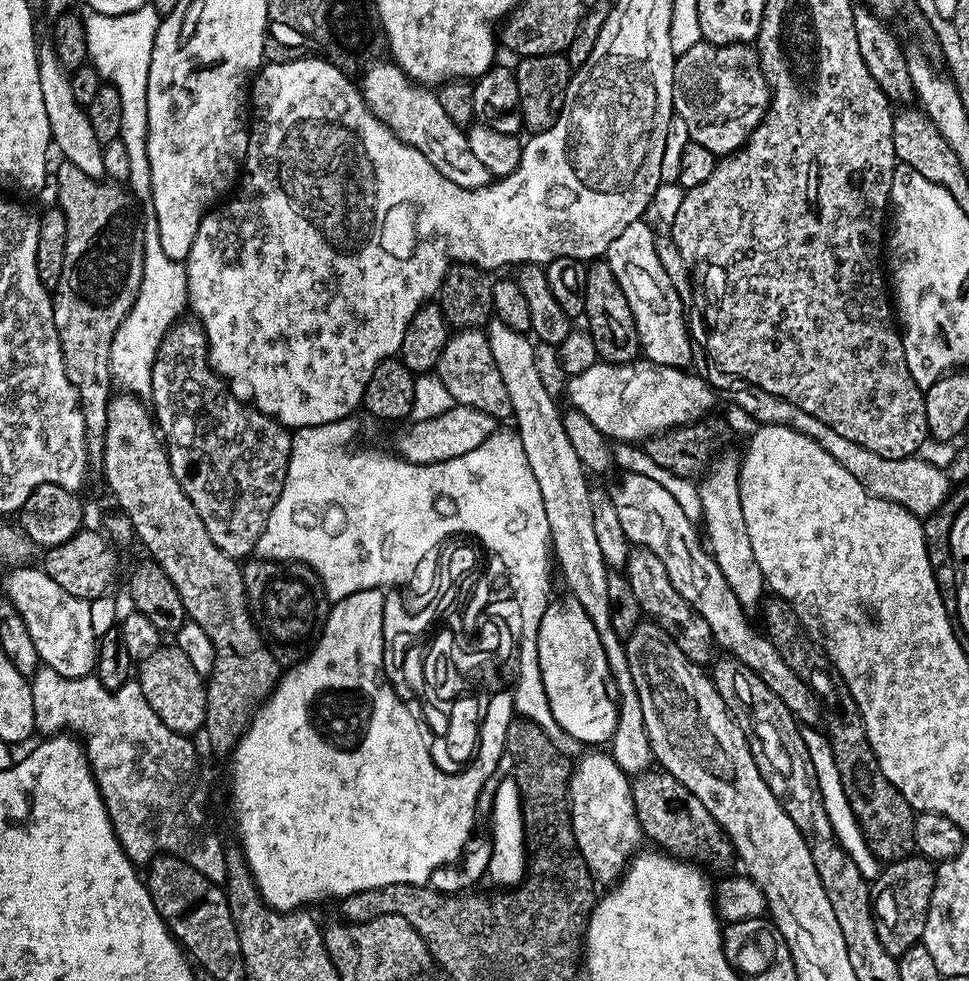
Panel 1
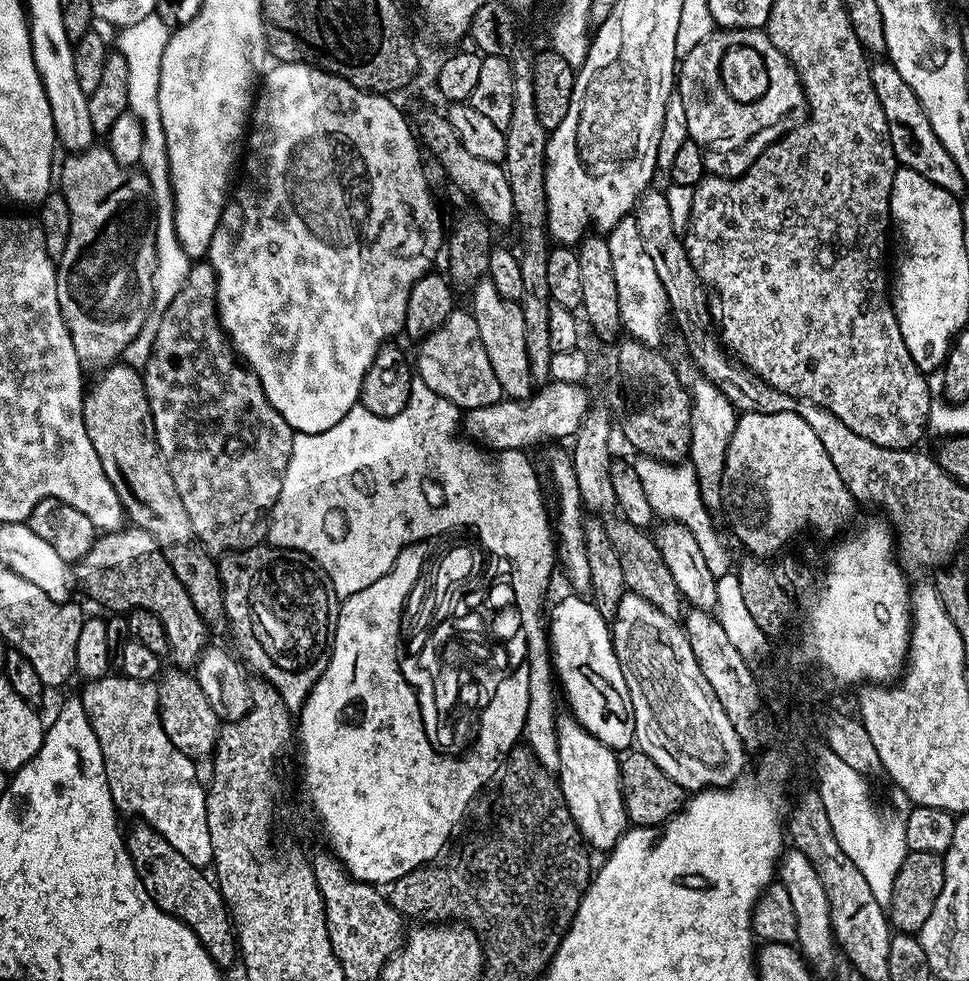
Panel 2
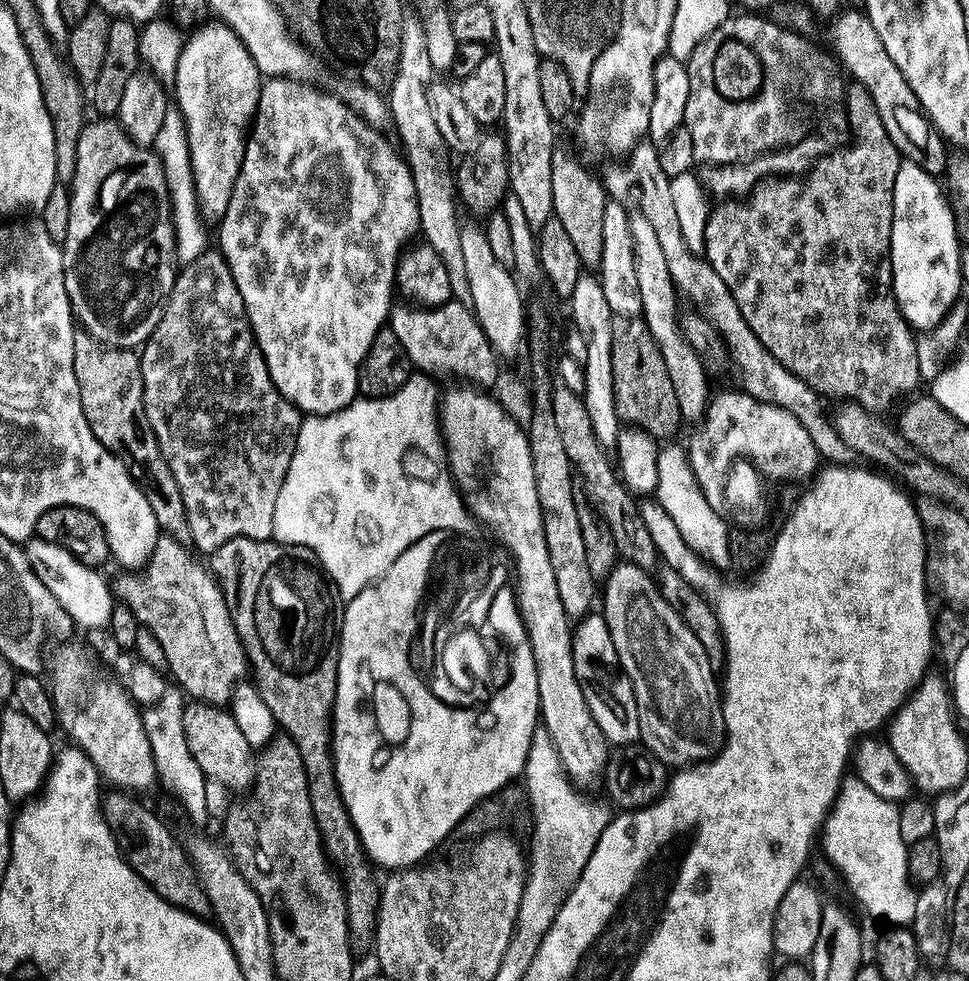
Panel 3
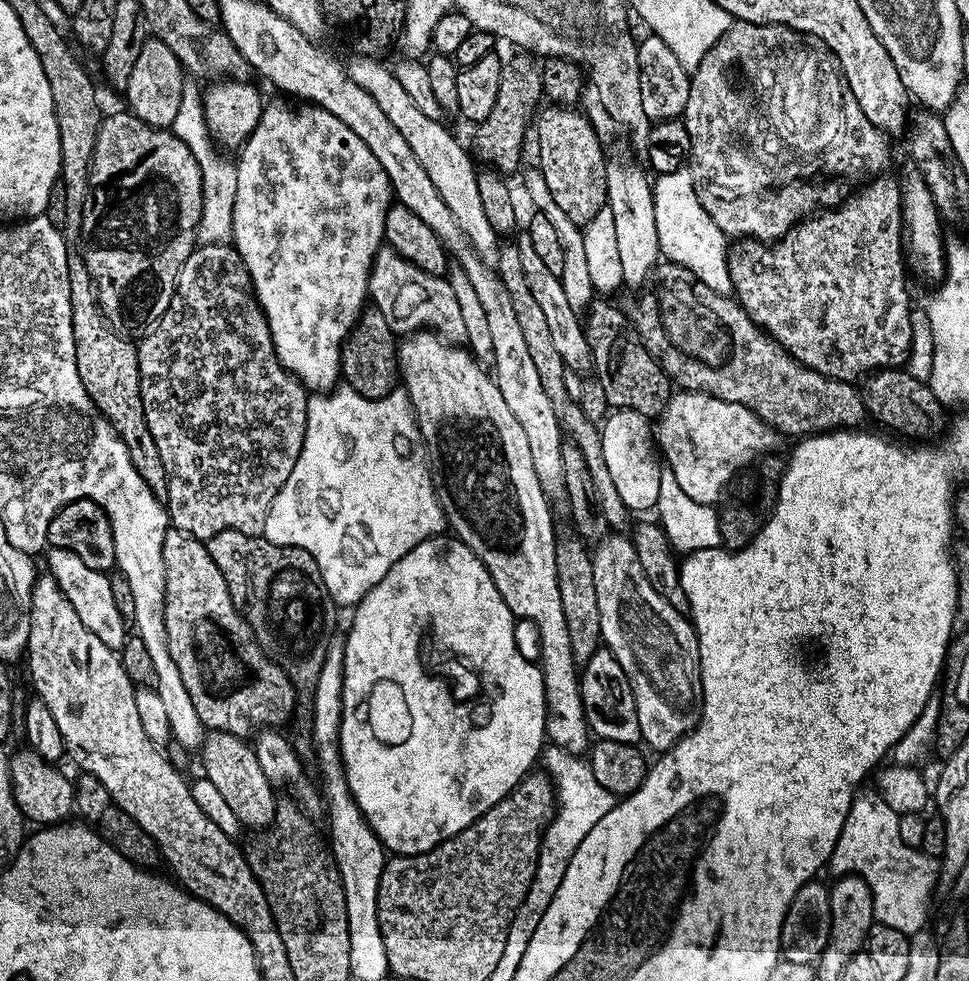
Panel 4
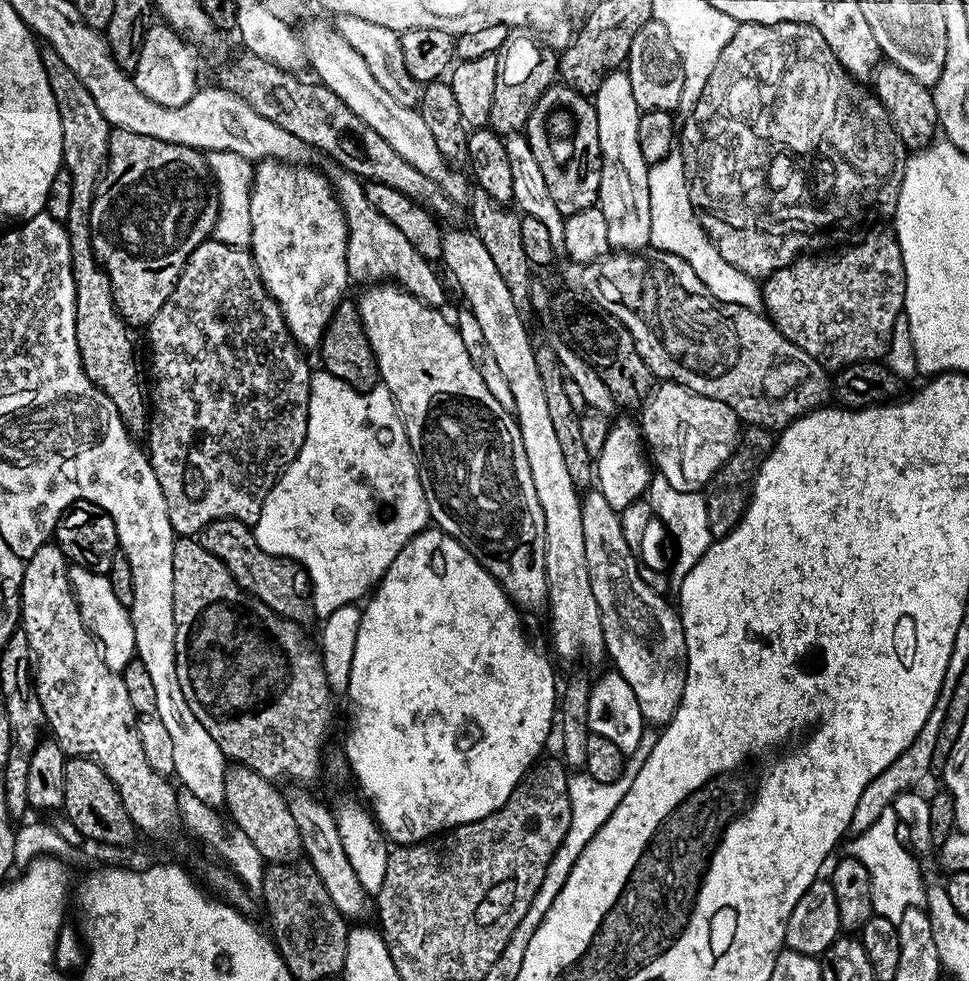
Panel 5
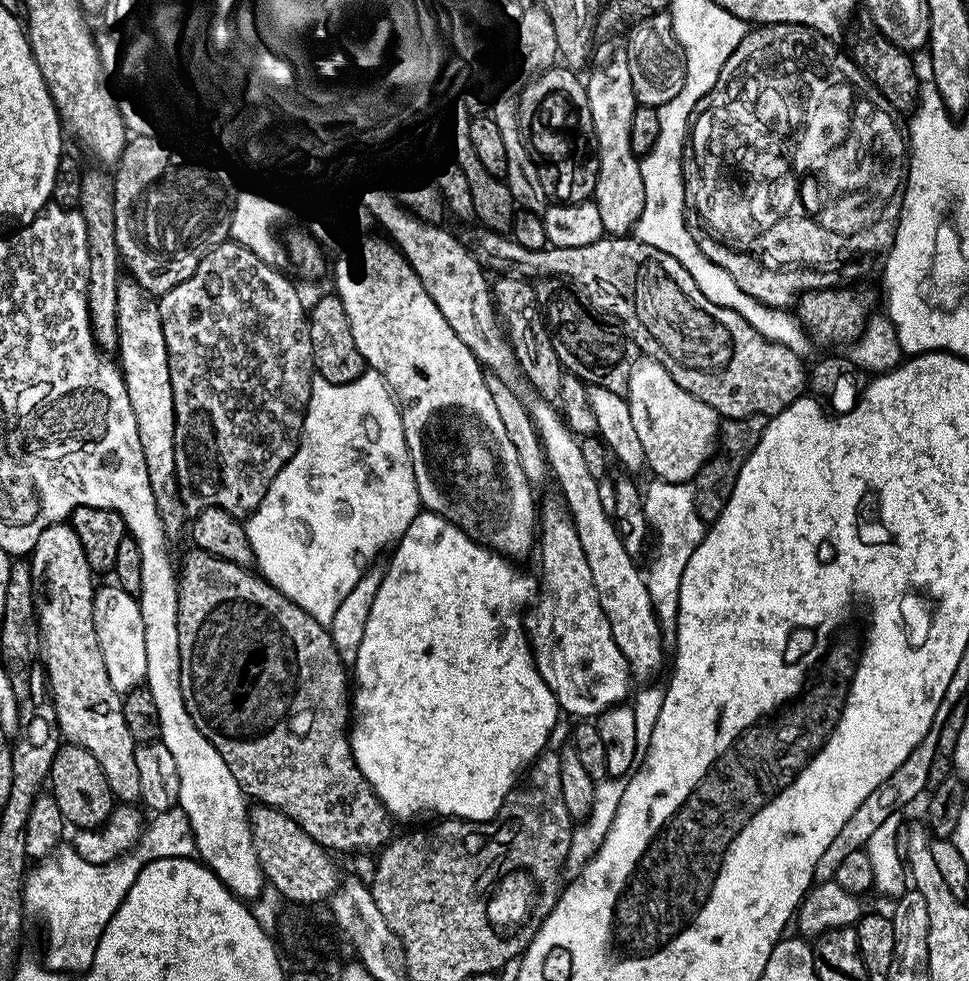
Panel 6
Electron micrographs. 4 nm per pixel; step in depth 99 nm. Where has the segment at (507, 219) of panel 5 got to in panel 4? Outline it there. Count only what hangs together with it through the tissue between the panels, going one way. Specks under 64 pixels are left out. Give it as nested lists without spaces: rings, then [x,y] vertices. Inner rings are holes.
[[[501,243],[498,262],[495,264],[494,270],[500,277],[502,286],[506,286],[506,294],[510,294],[514,314],[518,317],[518,326],[522,329],[522,339],[526,341],[530,359],[534,361],[534,366],[538,369],[538,378],[542,381],[542,390],[546,390],[546,398],[550,398],[550,407],[554,410],[554,418],[558,420],[561,433],[567,440],[574,442],[574,446],[578,446],[578,450],[582,450],[582,455],[586,458],[586,467],[590,469],[590,474],[594,478],[596,500],[600,503],[600,515],[604,517],[605,525],[612,530],[624,530],[624,527],[627,529],[630,511],[623,504],[621,495],[618,494],[617,487],[614,486],[613,479],[610,478],[609,467],[606,466],[605,459],[602,456],[601,429],[590,422],[590,418],[586,418],[586,414],[582,414],[582,406],[579,400],[570,398],[570,394],[566,394],[566,386],[570,376],[562,362],[562,354],[558,354],[558,349],[554,347],[544,313],[538,307],[538,301],[534,299],[534,294],[530,290],[530,282],[526,282],[526,274],[522,271],[519,243]]]

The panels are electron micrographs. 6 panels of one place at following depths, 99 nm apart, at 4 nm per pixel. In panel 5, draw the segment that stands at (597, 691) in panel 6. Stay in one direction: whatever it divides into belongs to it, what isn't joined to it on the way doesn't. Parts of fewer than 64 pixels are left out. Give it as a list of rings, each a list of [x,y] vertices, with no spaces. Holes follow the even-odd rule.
[[[448,230],[444,232],[444,241],[442,242],[442,264],[445,264],[445,266],[448,267],[450,271],[452,271],[453,278],[456,279],[457,284],[460,286],[461,292],[464,294],[465,300],[468,302],[468,304],[466,304],[467,311],[470,311],[474,314],[474,318],[478,322],[478,326],[480,327],[480,329],[482,329],[482,335],[486,337],[486,342],[490,345],[490,350],[494,354],[494,359],[496,359],[496,361],[498,362],[498,366],[500,367],[500,369],[502,369],[502,374],[506,378],[506,383],[510,386],[510,394],[514,394],[514,406],[516,407],[514,415],[516,417],[516,425],[519,426],[520,433],[522,434],[522,446],[526,450],[526,462],[530,462],[530,478],[534,478],[534,490],[538,494],[539,504],[542,505],[542,518],[546,518],[546,550],[544,551],[544,557],[546,558],[546,586],[548,587],[548,602],[546,605],[546,613],[548,612],[548,620],[550,623],[552,623],[552,648],[564,660],[585,660],[585,662],[588,664],[596,664],[599,662],[600,659],[602,661],[605,659],[606,653],[604,650],[604,635],[602,634],[602,618],[600,617],[600,611],[598,610],[598,602],[594,598],[594,590],[590,586],[590,570],[586,566],[586,537],[584,537],[582,534],[582,506],[580,505],[582,496],[581,493],[574,486],[574,482],[570,482],[570,474],[566,471],[566,458],[562,458],[562,450],[558,443],[558,437],[556,437],[556,431],[554,430],[554,426],[552,425],[549,410],[546,407],[546,393],[544,393],[542,390],[542,374],[538,374],[538,362],[536,361],[534,340],[531,340],[531,338],[528,337],[528,328],[526,325],[524,325],[525,317],[518,310],[518,306],[514,306],[514,298],[510,298],[510,290],[506,287],[506,281],[504,281],[504,279],[502,278],[502,274],[498,274],[498,266],[494,266],[494,258],[490,258],[490,253],[486,251],[486,246],[482,246],[482,242],[477,238],[475,231],[467,231],[468,232],[450,232],[450,230]]]

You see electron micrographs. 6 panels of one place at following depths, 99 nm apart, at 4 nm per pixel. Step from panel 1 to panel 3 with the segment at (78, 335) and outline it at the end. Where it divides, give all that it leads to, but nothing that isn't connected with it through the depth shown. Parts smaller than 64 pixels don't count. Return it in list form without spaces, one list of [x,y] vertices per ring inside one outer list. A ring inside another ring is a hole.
[[[116,118],[89,119],[82,130],[82,138],[78,138],[78,162],[74,168],[74,178],[70,181],[70,227],[66,230],[66,238],[62,242],[64,253],[64,281],[66,294],[70,298],[73,317],[79,327],[88,332],[98,342],[109,344],[112,348],[139,349],[145,340],[150,338],[154,326],[164,313],[166,302],[172,293],[176,281],[178,261],[176,258],[176,235],[172,221],[172,199],[164,173],[164,163],[151,147],[136,144],[128,136],[127,131]]]

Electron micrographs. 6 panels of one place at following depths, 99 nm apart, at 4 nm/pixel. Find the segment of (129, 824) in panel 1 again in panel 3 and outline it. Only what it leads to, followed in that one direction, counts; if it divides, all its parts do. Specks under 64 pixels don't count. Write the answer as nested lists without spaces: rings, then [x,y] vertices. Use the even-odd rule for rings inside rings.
[[[168,682],[162,698],[154,707],[147,707],[142,714],[147,740],[151,744],[152,757],[159,783],[184,803],[184,808],[194,819],[205,819],[208,807],[204,797],[205,777],[198,771],[194,756],[186,746],[185,727],[182,726],[182,714],[186,707],[183,689],[175,682]]]

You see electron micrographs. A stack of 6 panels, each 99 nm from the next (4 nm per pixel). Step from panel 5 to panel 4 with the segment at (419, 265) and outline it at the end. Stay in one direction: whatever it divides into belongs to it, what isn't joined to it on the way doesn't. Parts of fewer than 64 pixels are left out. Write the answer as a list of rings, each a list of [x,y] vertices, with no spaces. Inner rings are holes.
[[[382,246],[376,251],[376,257],[368,275],[368,294],[371,307],[380,311],[382,318],[386,318],[390,330],[395,332],[397,337],[404,338],[417,330],[427,330],[436,333],[446,344],[467,345],[466,325],[458,306],[458,298],[454,298],[454,289],[450,287],[447,278],[418,270],[418,266],[406,262],[406,258],[398,255],[393,248]]]

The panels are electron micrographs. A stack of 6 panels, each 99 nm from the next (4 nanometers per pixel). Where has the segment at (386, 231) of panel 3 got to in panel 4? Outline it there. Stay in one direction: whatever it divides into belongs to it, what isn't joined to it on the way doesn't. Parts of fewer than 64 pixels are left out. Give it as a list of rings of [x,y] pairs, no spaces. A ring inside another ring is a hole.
[[[264,104],[264,112],[260,116],[260,121],[255,130],[248,135],[248,141],[244,147],[239,149],[240,160],[235,161],[236,177],[238,178],[238,190],[234,194],[234,218],[230,221],[230,240],[236,252],[242,258],[242,262],[248,271],[248,277],[252,279],[252,291],[256,294],[256,300],[260,308],[264,311],[264,316],[268,319],[270,334],[274,342],[274,350],[278,354],[278,362],[287,372],[291,372],[309,393],[327,394],[337,387],[341,379],[340,374],[340,347],[350,334],[350,330],[356,325],[357,318],[366,307],[368,294],[368,275],[372,269],[372,263],[378,251],[385,243],[384,223],[386,214],[394,203],[392,195],[392,183],[388,181],[386,170],[370,154],[370,146],[346,126],[334,114],[330,114],[324,108],[315,106],[296,106],[291,108],[288,104]]]

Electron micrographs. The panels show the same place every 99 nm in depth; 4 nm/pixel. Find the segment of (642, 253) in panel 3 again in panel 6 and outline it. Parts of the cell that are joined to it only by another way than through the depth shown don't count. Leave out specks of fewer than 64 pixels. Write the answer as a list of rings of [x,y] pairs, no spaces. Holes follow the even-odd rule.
[[[620,50],[586,76],[590,114],[594,118],[598,178],[594,203],[602,218],[602,226],[609,236],[626,236],[635,229],[644,209],[644,183],[640,173],[640,160],[630,146],[630,122],[638,107],[634,82],[630,82],[627,51]]]

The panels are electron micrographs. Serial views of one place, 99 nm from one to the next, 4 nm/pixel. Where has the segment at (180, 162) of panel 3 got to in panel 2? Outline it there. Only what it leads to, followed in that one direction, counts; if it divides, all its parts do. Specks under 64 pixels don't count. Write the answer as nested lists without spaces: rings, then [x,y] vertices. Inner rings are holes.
[[[152,126],[147,129],[139,167],[148,176],[152,188],[152,203],[154,205],[154,219],[156,222],[156,277],[154,278],[153,313],[159,314],[174,302],[174,294],[182,290],[186,282],[186,274],[192,269],[193,261],[189,260],[186,250],[178,242],[178,234],[174,226],[174,202],[172,201],[172,183],[168,181],[168,159],[166,158],[166,138],[159,127]]]

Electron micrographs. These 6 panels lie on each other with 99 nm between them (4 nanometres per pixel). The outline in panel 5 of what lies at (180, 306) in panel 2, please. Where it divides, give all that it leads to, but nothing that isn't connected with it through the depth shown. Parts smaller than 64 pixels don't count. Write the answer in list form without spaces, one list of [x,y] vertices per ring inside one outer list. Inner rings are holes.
[[[214,238],[204,240],[193,252],[162,310],[146,326],[148,332],[148,352],[152,355],[152,376],[156,379],[156,404],[160,407],[160,417],[155,417],[154,427],[147,433],[146,455],[152,461],[152,469],[162,486],[166,498],[166,514],[170,518],[173,533],[180,538],[192,538],[207,524],[222,518],[234,518],[249,526],[255,525],[262,514],[266,494],[276,485],[280,475],[287,470],[289,462],[302,450],[308,425],[308,403],[310,402],[310,382],[313,369],[304,361],[305,353],[290,334],[282,318],[278,302],[266,290],[262,278],[252,261],[251,251],[234,246],[226,246]]]

